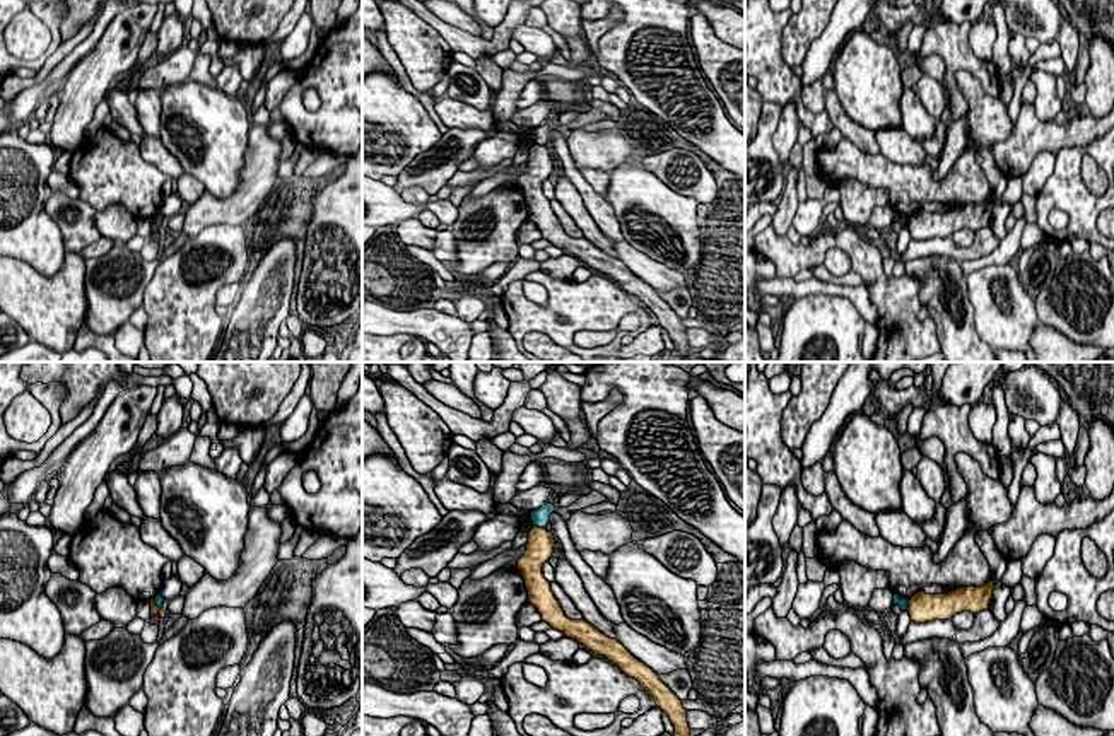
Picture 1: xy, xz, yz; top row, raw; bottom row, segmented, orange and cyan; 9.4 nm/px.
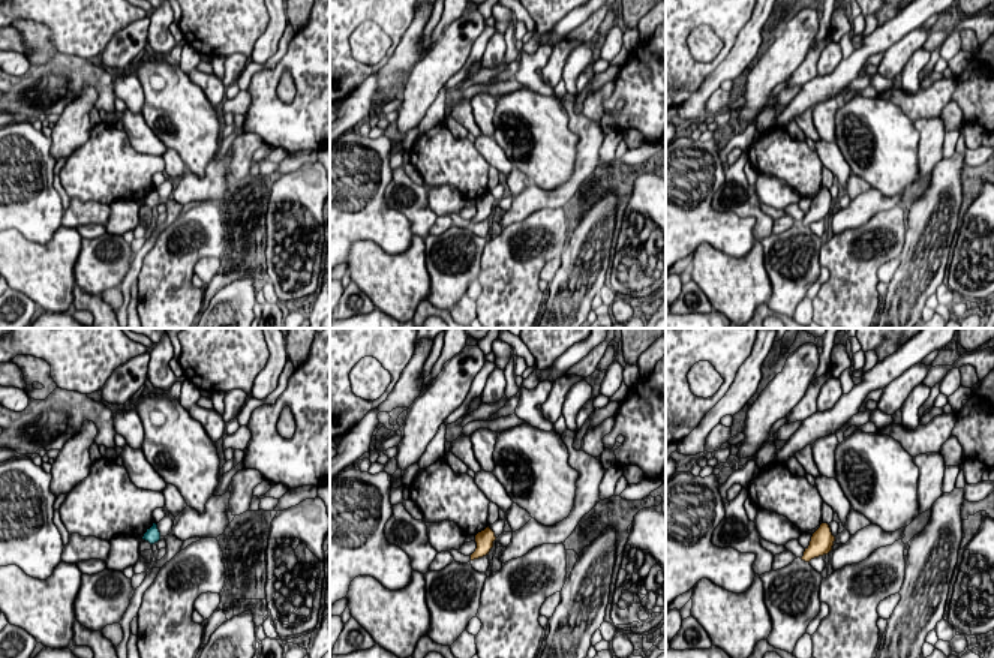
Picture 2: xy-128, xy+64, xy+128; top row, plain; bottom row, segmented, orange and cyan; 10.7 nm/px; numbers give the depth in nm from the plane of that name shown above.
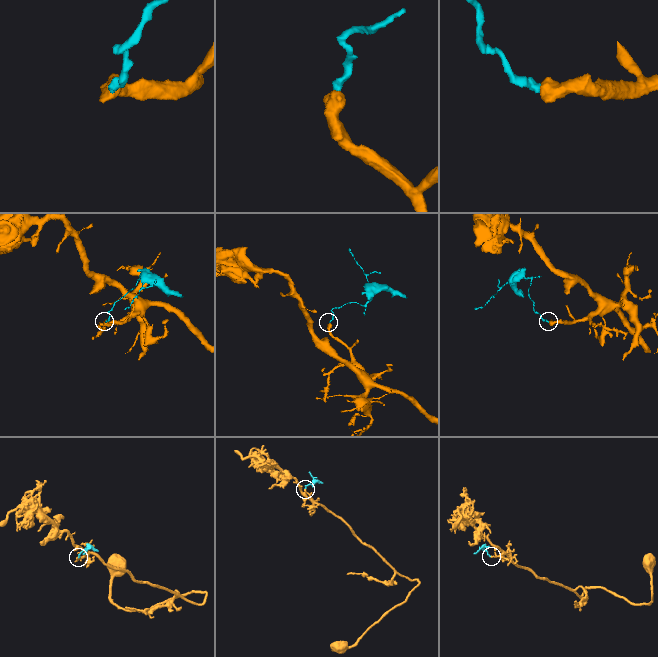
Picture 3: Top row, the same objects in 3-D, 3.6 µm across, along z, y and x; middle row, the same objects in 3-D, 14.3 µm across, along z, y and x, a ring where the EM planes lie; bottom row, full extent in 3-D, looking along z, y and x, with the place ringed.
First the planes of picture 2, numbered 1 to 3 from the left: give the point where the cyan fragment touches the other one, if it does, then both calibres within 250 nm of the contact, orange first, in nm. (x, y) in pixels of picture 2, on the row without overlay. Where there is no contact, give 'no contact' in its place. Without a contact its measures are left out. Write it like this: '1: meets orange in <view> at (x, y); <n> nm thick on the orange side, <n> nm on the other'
1: no contact
2: no contact
3: no contact

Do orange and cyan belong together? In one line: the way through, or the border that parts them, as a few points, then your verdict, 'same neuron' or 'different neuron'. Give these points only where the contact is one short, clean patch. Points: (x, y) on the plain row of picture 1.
along xz (533, 142), (544, 146) | different neuron

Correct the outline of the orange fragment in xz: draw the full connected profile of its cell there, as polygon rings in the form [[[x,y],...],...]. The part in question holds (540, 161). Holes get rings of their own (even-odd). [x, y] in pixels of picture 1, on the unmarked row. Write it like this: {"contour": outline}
{"contour": [[[533,143],[530,147],[526,169],[518,178],[518,186],[521,188],[528,207],[528,219],[554,248],[560,248],[567,254],[576,256],[588,268],[593,268],[595,273],[605,273],[627,294],[637,297],[654,316],[656,323],[670,335],[675,343],[675,355],[680,362],[694,362],[687,340],[687,328],[683,326],[682,318],[660,297],[660,294],[636,277],[617,256],[607,254],[586,237],[571,237],[564,232],[550,207],[550,200],[542,191],[542,184],[552,174],[554,164],[554,152],[545,145]]]}

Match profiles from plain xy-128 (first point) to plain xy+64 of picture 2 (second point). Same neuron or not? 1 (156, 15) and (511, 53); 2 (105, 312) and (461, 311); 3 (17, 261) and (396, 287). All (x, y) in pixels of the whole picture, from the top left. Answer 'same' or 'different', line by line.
1: different
2: different
3: same

